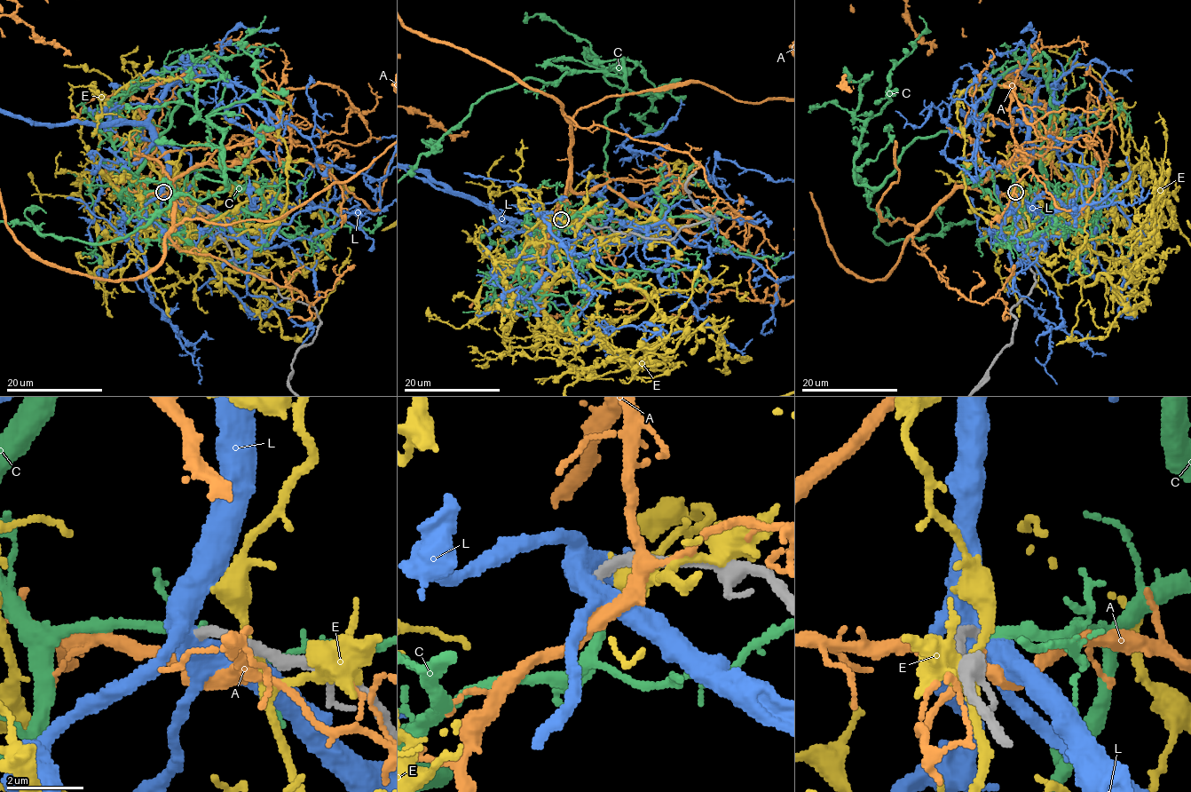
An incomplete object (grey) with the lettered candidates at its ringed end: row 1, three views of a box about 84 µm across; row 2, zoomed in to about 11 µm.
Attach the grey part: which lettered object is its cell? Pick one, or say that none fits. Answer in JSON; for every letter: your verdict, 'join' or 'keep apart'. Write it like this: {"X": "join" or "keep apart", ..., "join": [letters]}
{"A": "keep apart", "C": "join", "E": "keep apart", "L": "keep apart", "join": ["C"]}

